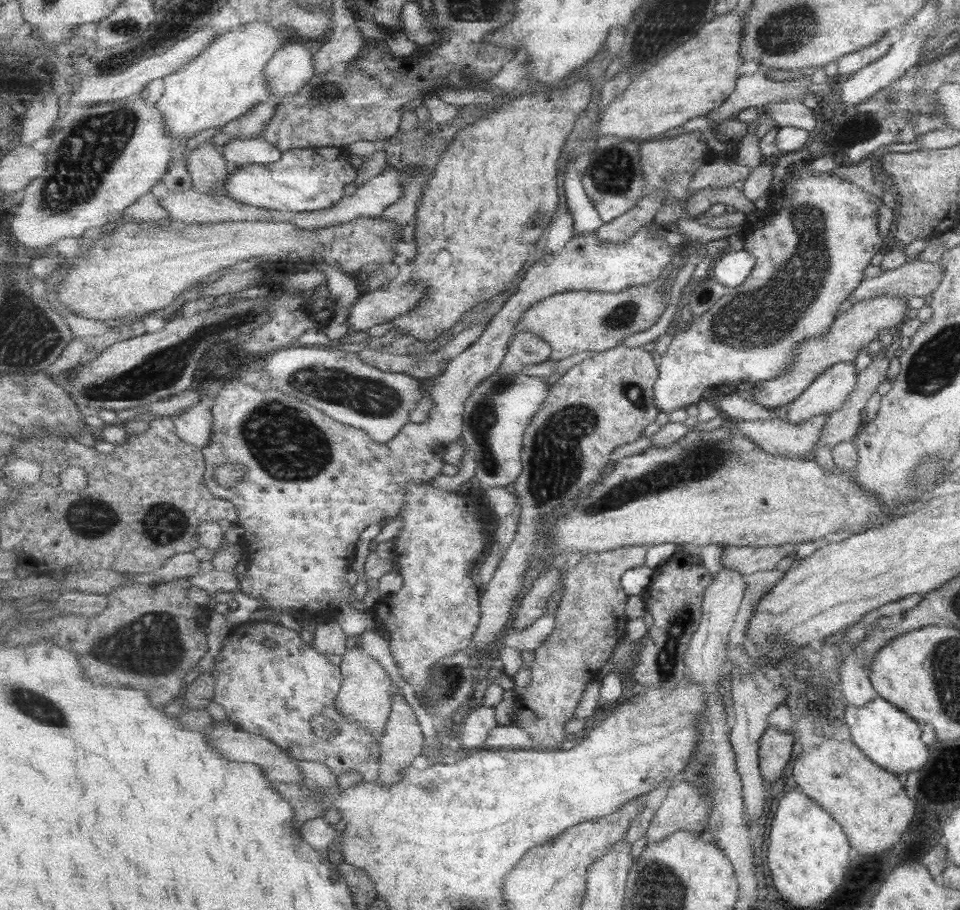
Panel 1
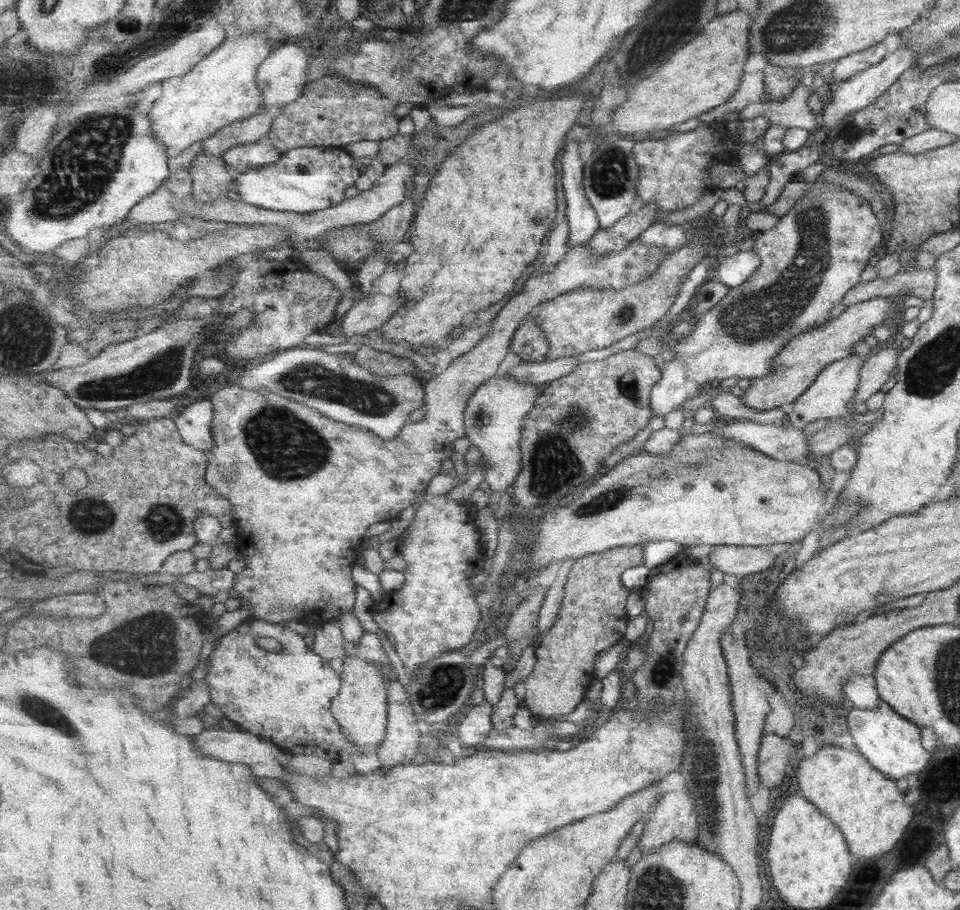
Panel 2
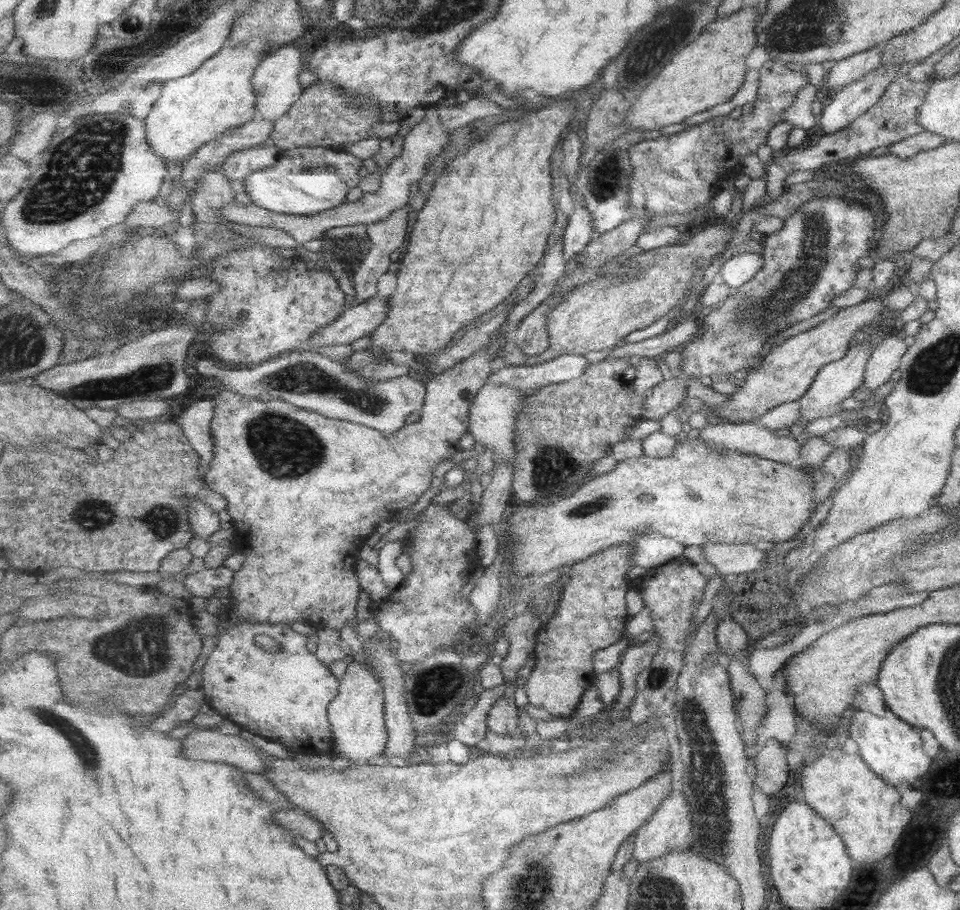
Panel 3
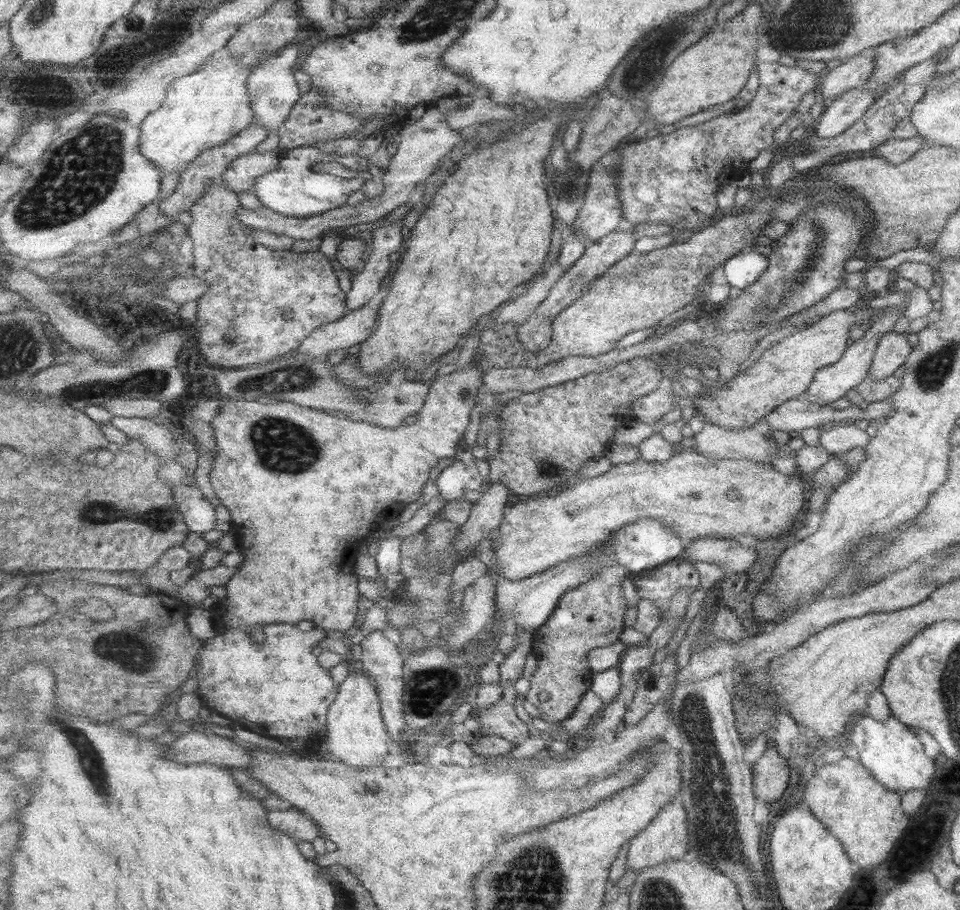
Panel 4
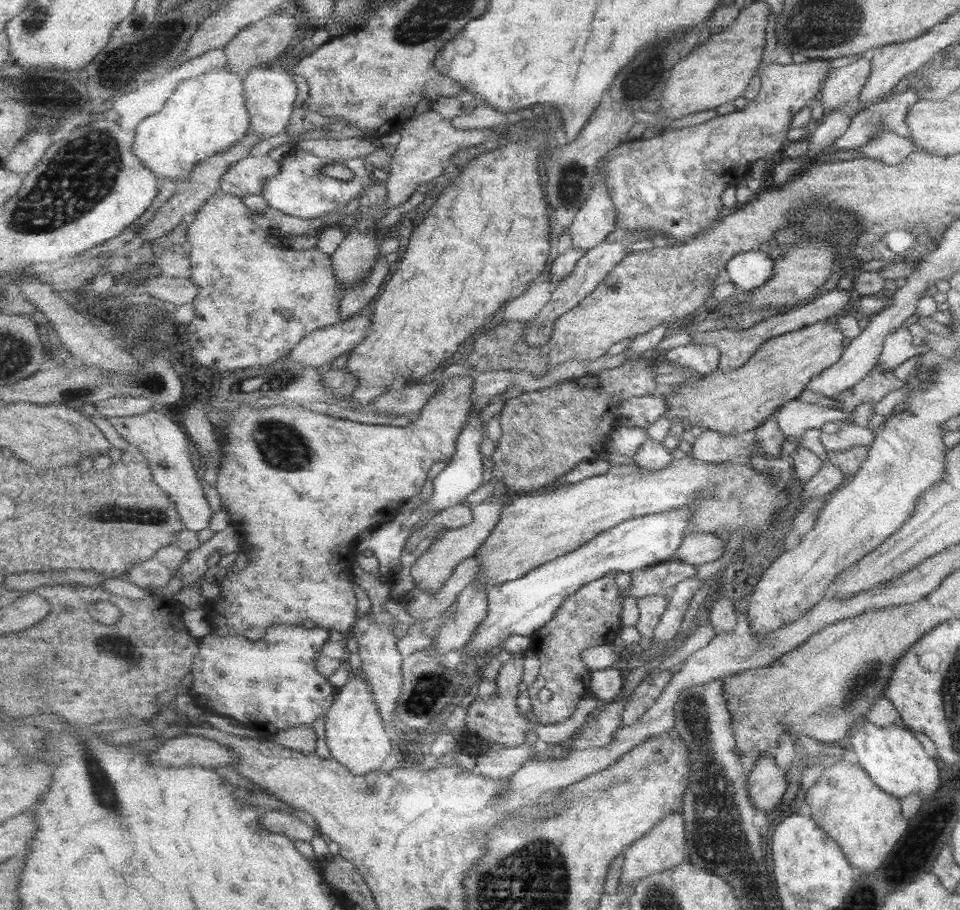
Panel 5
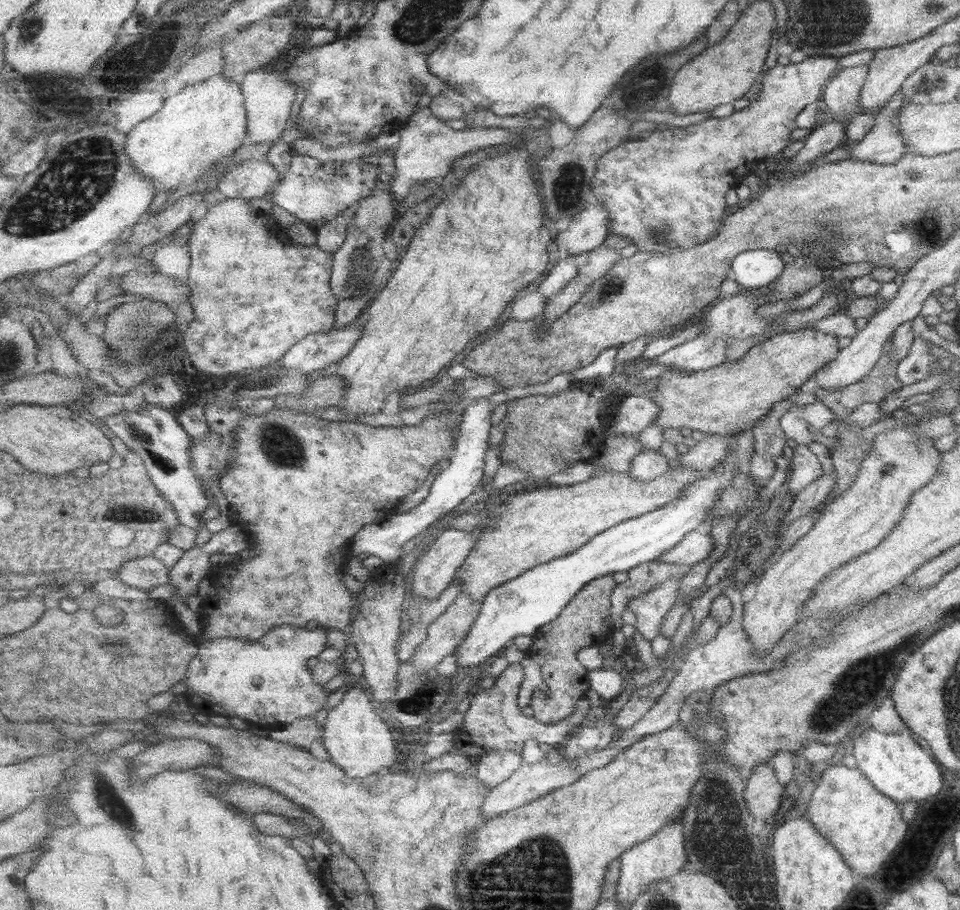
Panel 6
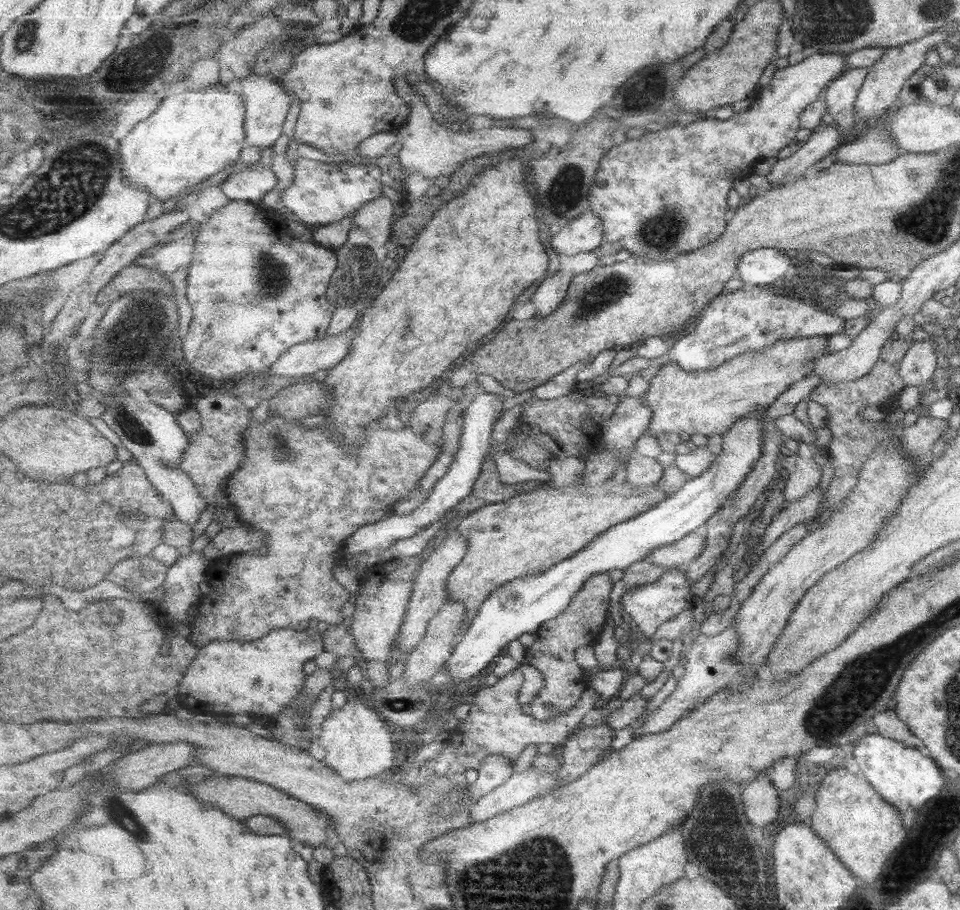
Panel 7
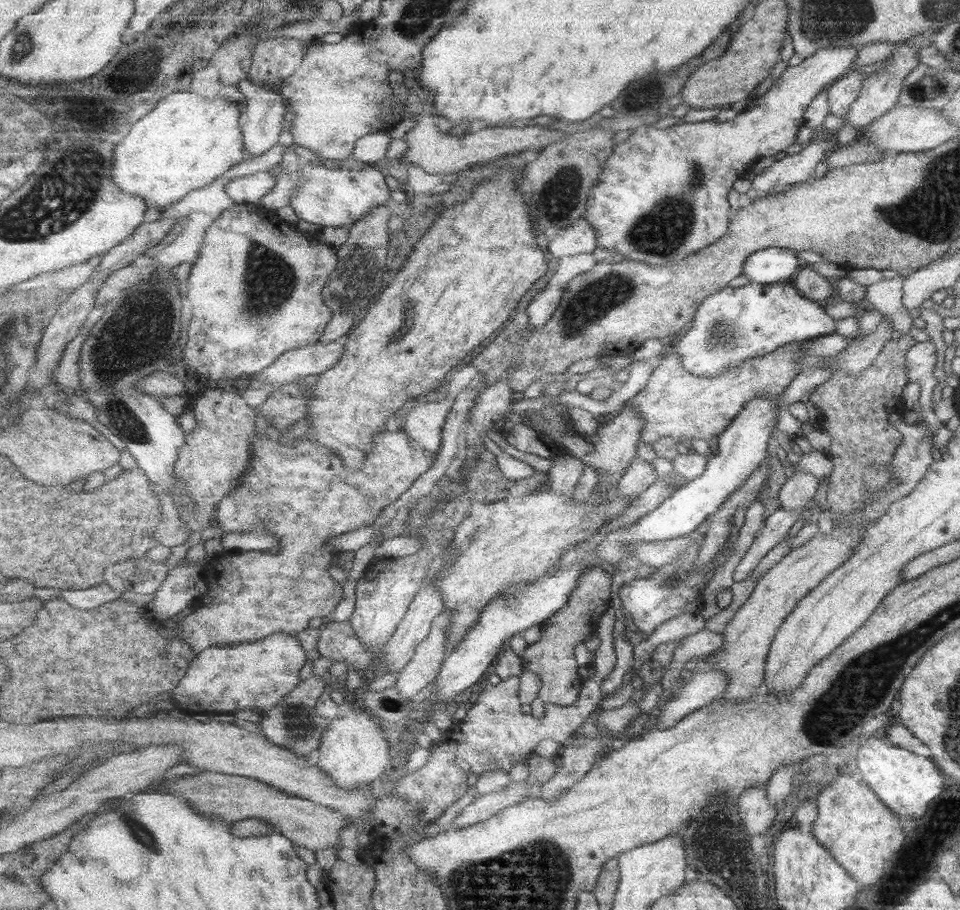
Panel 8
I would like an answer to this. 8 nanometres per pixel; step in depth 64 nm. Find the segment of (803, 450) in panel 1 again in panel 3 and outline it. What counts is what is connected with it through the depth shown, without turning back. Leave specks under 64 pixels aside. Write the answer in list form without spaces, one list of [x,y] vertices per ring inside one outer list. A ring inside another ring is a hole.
[[[716,424],[716,426],[708,425],[699,434],[700,439],[704,439],[710,447],[716,449],[734,449],[734,451],[742,451],[742,453],[750,453],[750,455],[758,455],[762,458],[773,461],[781,460],[781,458],[799,458],[801,445],[796,439],[797,434],[788,434],[786,437],[774,434],[772,427],[761,427],[759,424]]]

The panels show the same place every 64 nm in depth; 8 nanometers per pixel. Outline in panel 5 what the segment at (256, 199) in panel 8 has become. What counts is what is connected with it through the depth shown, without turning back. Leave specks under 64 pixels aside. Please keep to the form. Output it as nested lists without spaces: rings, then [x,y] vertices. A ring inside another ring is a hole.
[[[248,156],[230,168],[223,177],[221,190],[243,197],[249,194],[264,194],[266,180],[280,174],[281,162],[272,156]]]

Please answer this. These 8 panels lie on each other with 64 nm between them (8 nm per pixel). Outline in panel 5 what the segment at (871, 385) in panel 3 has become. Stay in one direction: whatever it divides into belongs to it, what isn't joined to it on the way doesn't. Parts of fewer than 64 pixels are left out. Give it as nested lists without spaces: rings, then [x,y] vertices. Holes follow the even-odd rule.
[[[900,328],[890,333],[884,339],[882,343],[882,351],[878,355],[878,364],[880,368],[886,372],[886,370],[894,370],[897,366],[900,366],[902,362],[906,362],[912,356],[928,352],[928,346],[913,345],[912,335],[908,328]]]

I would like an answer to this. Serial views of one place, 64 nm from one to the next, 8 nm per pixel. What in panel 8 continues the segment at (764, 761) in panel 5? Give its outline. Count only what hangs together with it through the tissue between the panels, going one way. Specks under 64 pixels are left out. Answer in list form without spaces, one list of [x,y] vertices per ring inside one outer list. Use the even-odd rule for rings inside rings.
[[[765,785],[742,791],[738,796],[738,814],[748,835],[766,833],[776,818],[776,807],[768,801]]]

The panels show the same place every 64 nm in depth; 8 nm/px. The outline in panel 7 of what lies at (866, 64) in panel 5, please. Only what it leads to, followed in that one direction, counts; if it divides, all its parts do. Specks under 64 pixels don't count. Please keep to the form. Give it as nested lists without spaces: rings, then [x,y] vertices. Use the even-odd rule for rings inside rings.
[[[867,67],[846,68],[836,79],[828,83],[823,92],[827,112],[832,115],[842,134],[842,144],[855,139],[853,132],[857,120],[854,116],[854,104],[867,72]]]

